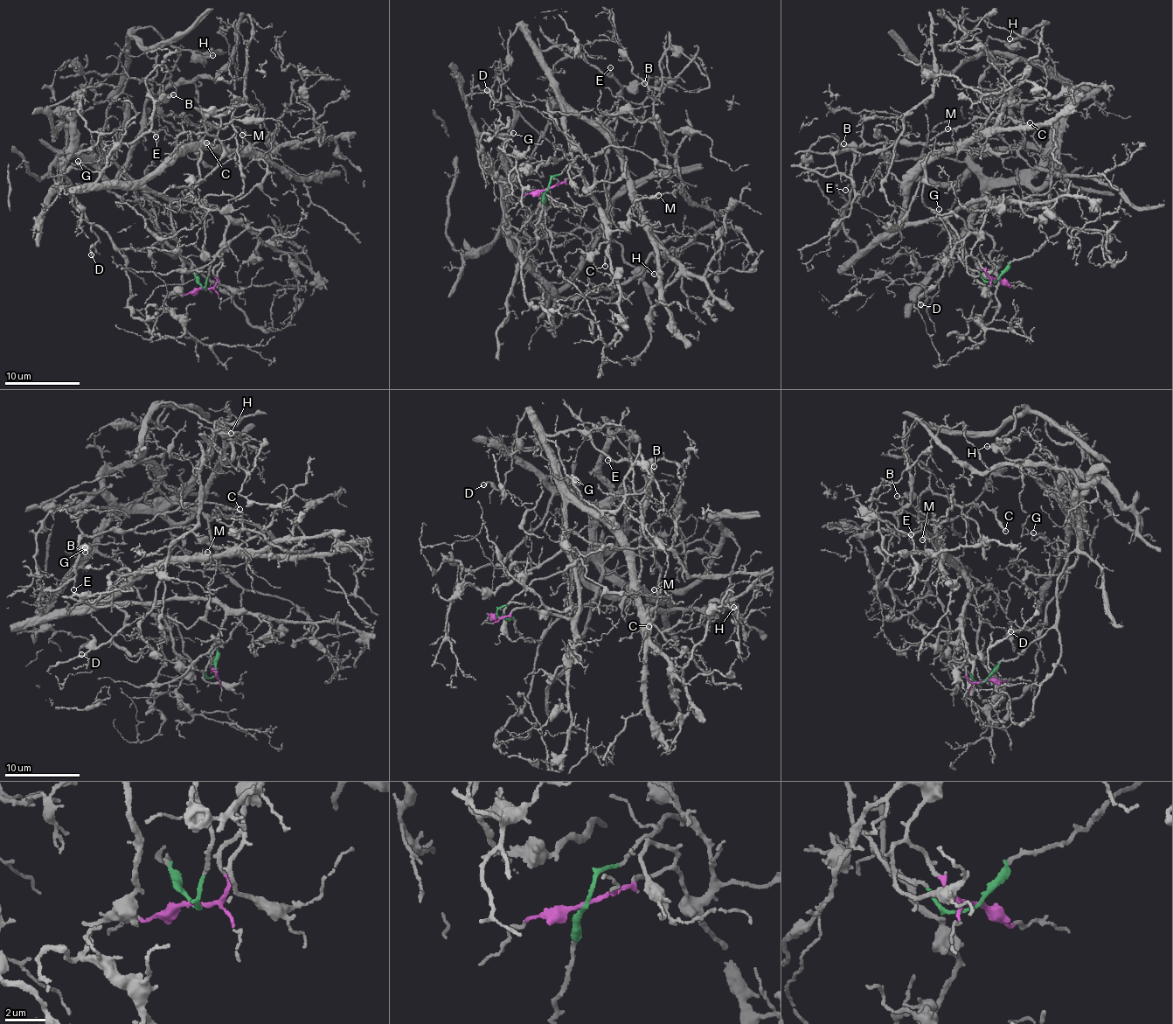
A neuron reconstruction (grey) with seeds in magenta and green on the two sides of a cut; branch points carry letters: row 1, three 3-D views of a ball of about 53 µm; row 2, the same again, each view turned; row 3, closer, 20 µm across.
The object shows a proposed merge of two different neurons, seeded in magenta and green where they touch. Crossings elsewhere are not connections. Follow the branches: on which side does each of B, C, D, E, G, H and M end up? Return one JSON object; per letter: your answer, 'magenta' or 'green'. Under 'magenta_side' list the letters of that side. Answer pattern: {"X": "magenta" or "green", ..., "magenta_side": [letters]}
{"B": "magenta", "C": "magenta", "D": "magenta", "E": "magenta", "G": "green", "H": "green", "M": "magenta", "magenta_side": ["B", "C", "D", "E", "M"]}

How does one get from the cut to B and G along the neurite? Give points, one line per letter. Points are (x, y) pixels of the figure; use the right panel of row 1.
B: (998, 278), (973, 251), (983, 198), (860, 249), (842, 219), (853, 156), (843, 142)
G: (998, 278), (1065, 225), (1051, 204), (1055, 175), (1037, 168), (989, 188), (960, 233), (950, 233), (940, 209)

